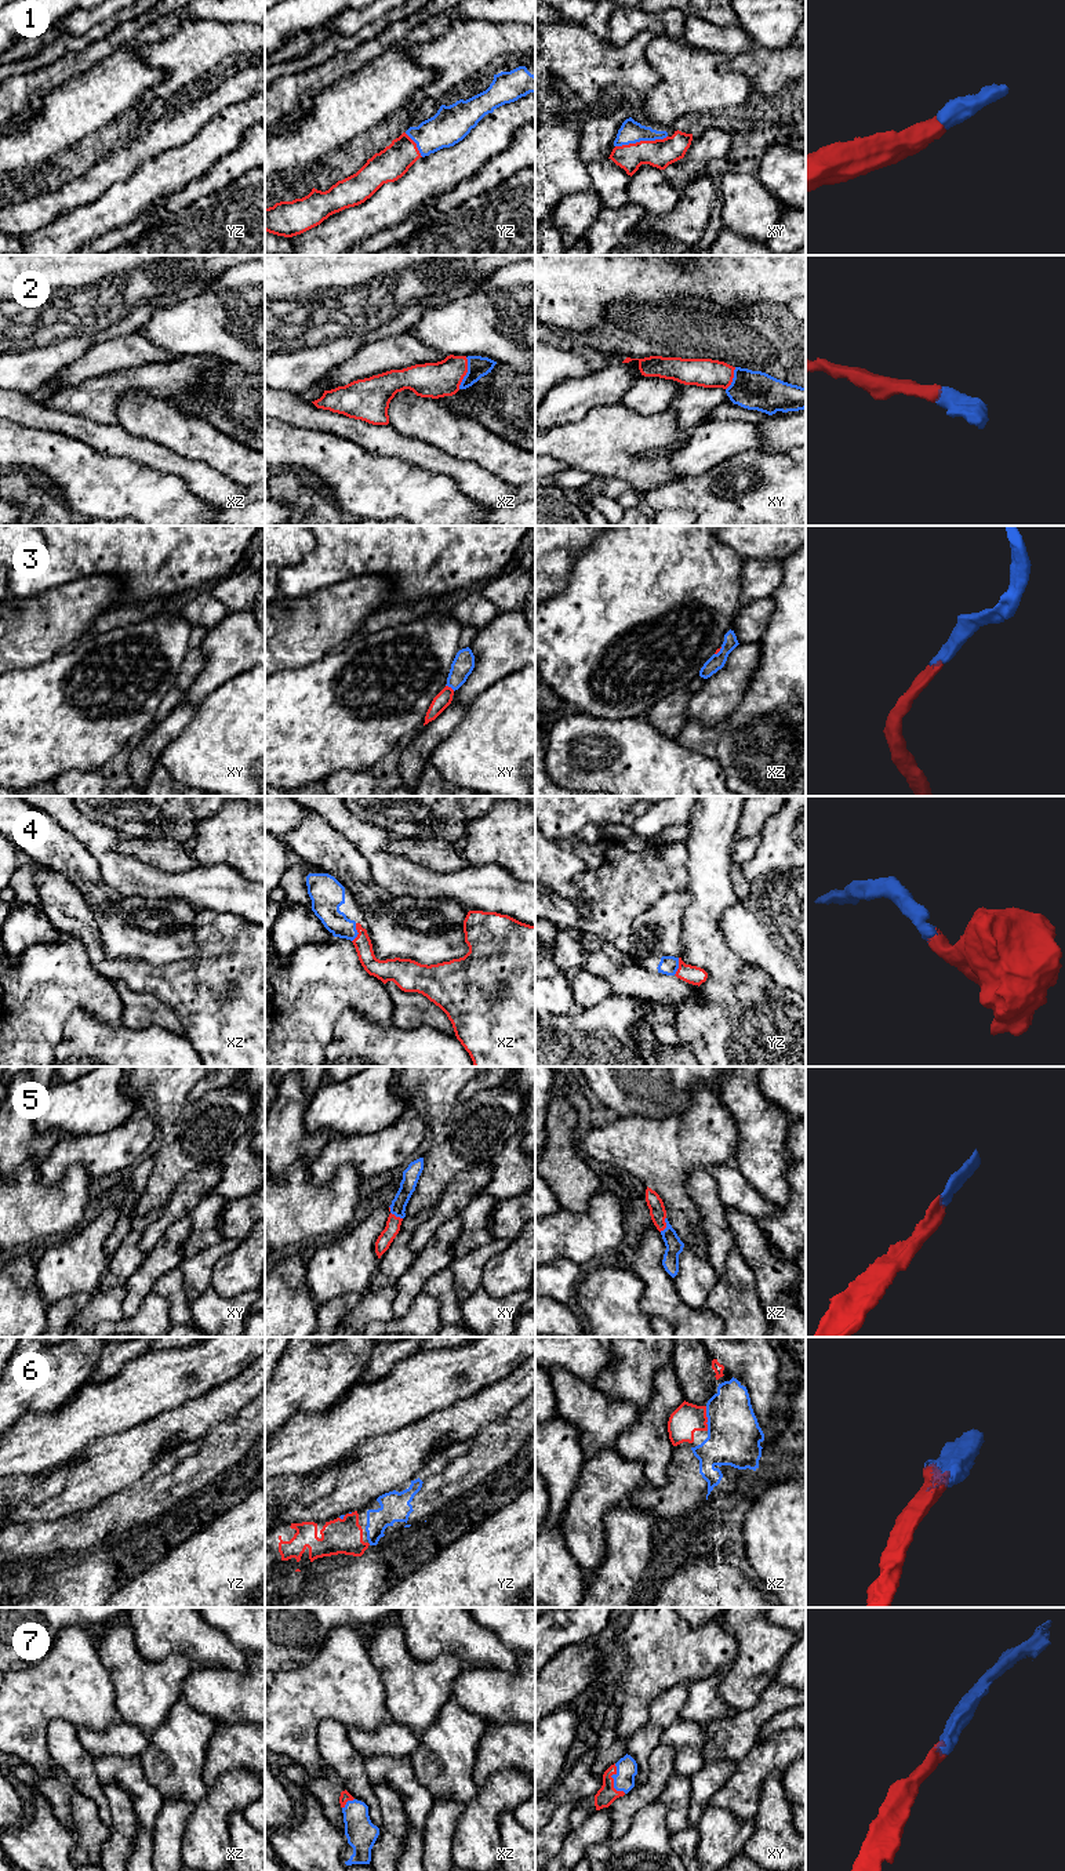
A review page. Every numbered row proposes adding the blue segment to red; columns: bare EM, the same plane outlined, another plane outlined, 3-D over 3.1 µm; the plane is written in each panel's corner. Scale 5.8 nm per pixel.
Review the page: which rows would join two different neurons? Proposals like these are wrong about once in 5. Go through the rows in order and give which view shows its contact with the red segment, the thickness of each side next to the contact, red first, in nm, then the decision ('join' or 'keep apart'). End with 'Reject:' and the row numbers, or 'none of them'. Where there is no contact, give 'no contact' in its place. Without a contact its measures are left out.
1: xy | 170/140 nm | join
2: xz | 200/120 nm | join
3: xy | 90/130 nm | join
4: xz | 100/170 nm | join
5: xy | 90/100 nm | join
6: xz | 170/320 nm | join
7: xy | 110/130 nm | join
Reject: none of them

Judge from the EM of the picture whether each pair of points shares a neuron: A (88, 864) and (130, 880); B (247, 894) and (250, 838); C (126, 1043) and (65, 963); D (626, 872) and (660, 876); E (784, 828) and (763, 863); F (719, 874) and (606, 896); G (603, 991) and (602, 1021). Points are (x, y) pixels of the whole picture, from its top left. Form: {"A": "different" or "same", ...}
{"A": "different", "B": "different", "C": "different", "D": "same", "E": "same", "F": "different", "G": "different"}

